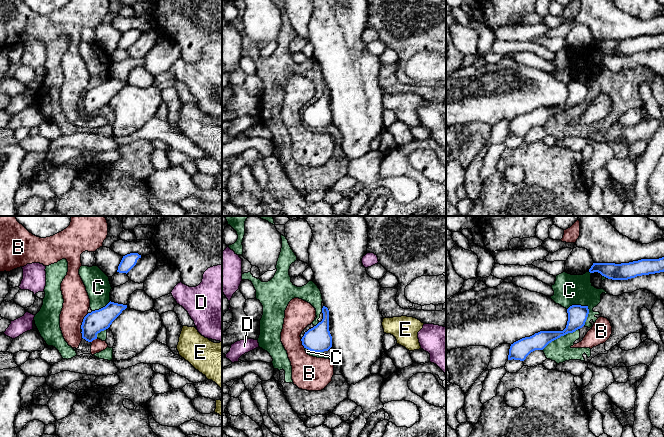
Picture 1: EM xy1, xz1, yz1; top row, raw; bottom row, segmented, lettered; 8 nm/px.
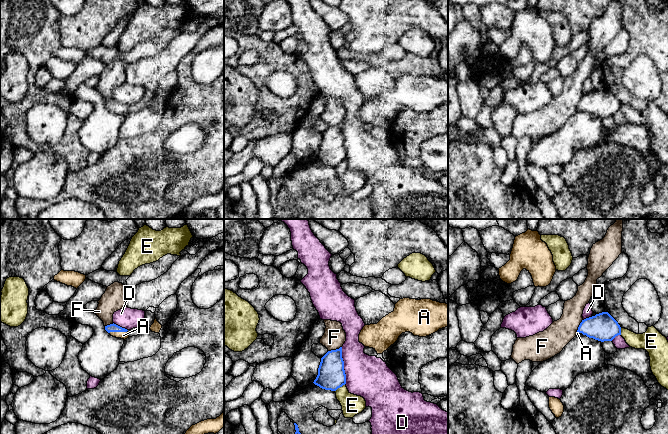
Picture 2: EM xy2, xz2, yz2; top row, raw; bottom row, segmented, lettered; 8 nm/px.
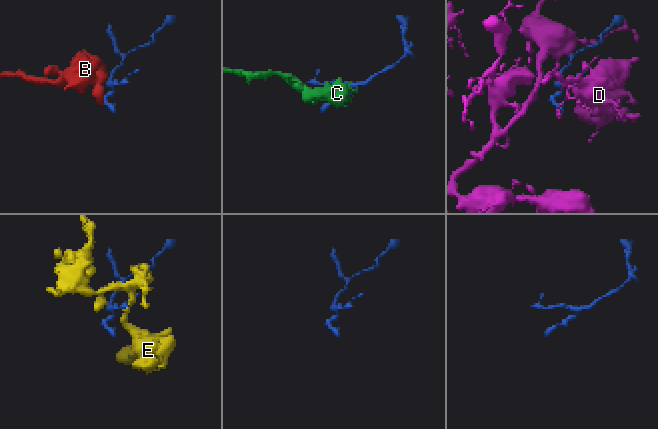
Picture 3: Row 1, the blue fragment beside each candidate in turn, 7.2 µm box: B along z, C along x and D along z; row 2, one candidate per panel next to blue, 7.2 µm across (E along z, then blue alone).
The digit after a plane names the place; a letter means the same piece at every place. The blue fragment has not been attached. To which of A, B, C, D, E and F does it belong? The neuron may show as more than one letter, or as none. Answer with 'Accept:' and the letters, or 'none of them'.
Accept: A

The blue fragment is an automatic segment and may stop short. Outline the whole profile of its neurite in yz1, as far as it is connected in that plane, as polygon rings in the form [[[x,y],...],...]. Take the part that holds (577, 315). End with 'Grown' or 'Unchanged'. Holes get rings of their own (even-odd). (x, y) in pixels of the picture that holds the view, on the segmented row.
[[[572,305],[567,309],[567,313],[568,321],[563,331],[540,331],[514,342],[510,346],[508,360],[524,361],[531,352],[543,350],[552,341],[582,328],[587,320],[589,309],[588,306]]]. Unchanged

